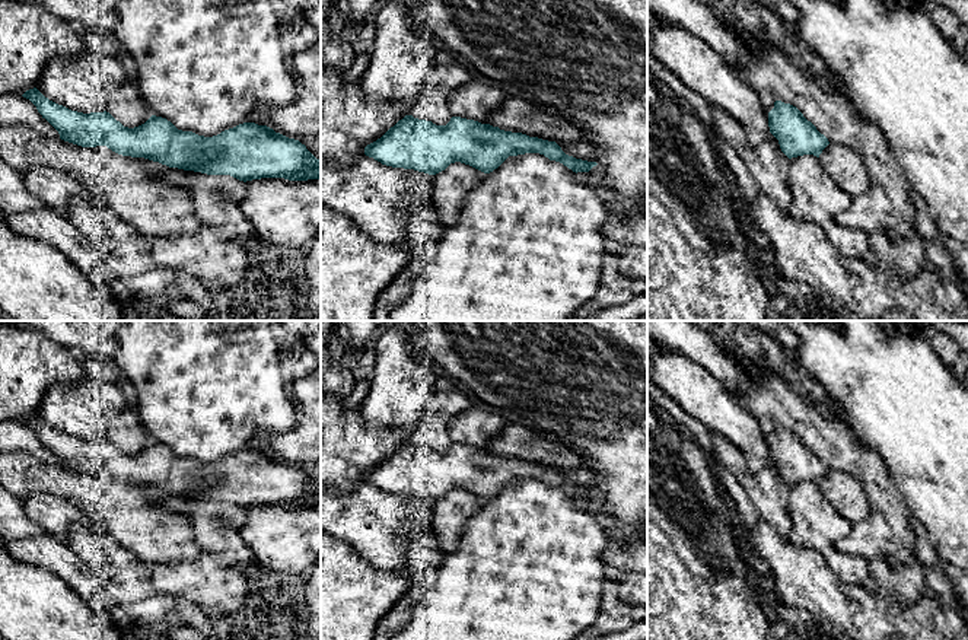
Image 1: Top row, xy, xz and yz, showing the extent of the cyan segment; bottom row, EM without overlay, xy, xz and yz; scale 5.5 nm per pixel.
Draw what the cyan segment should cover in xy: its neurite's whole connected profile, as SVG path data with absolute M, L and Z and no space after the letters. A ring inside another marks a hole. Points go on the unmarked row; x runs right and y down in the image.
M36 414L22 423L36 433L61 467L82 474L106 472L122 483L207 502L230 502L243 509L261 504L321 506L321 487L299 467L267 452L243 449L204 464L152 442L144 450L128 455L106 437L71 437L50 427Z

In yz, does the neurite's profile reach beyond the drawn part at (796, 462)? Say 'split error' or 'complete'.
complete

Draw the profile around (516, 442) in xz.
M507 423L503 432L488 443L488 450L548 468L579 469L586 467L583 458L573 449L557 443L551 436L536 434L522 424Z

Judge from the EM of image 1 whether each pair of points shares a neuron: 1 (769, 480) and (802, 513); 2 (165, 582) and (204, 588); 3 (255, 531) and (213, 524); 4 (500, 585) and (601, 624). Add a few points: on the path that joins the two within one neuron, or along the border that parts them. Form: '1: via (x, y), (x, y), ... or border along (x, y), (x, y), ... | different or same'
1: border along (789, 486), (786, 508), (790, 531), (787, 534) | different
2: via (175, 582), (194, 582) | same
3: border along (244, 509), (241, 538), (255, 559) | different
4: border along (607, 589), (602, 595), (601, 611), (592, 624) | different

